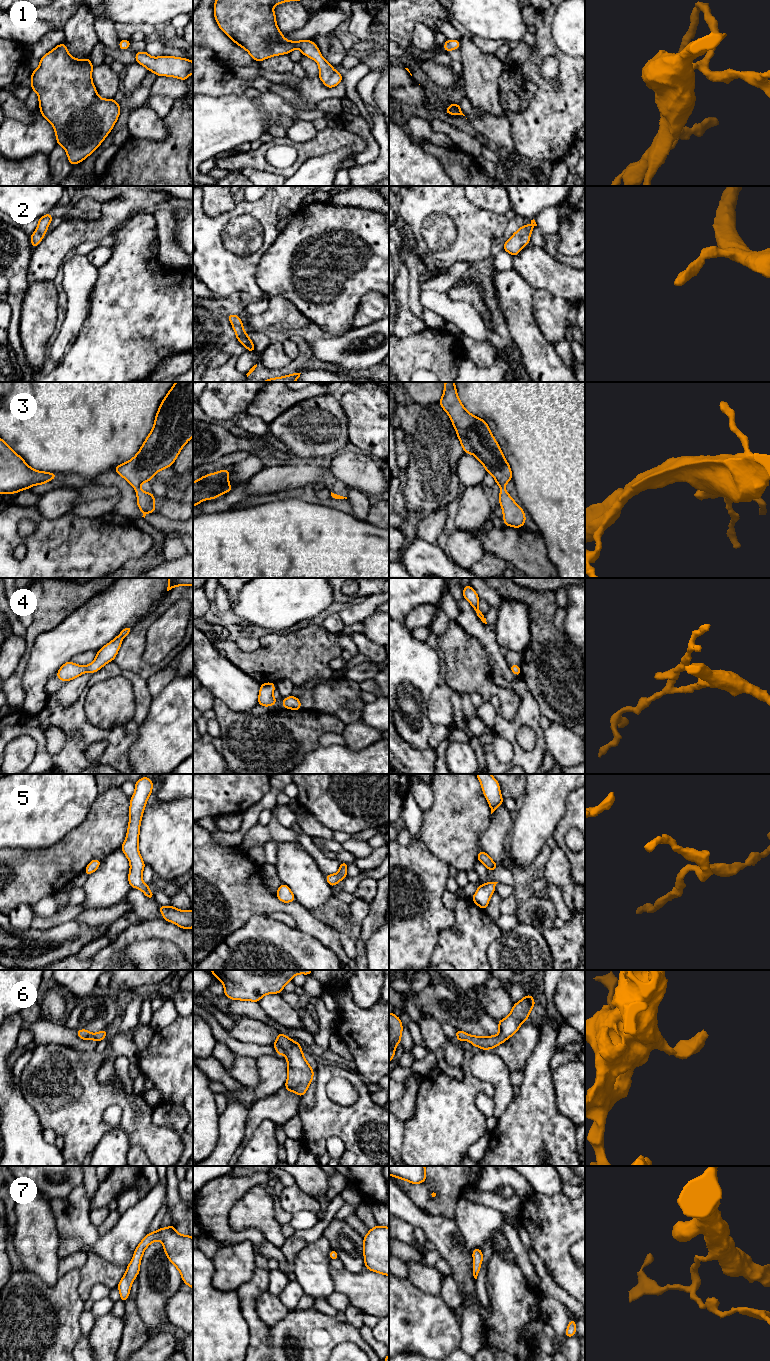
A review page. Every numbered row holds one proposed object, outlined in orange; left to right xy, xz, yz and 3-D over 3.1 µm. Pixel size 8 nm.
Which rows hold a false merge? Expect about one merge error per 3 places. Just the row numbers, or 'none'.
none

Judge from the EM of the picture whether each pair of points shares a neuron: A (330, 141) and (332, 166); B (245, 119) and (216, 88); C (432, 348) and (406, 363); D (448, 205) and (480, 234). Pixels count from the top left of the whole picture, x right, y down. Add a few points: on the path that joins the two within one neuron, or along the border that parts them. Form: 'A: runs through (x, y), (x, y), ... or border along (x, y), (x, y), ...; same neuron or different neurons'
A: border along (354, 152), (349, 146), (341, 146), (308, 158); different neurons
B: border along (243, 91), (218, 96), (203, 95); different neurons
C: runs through (426, 350), (418, 351), (412, 357); same neuron
D: runs through (456, 210), (472, 226); same neuron

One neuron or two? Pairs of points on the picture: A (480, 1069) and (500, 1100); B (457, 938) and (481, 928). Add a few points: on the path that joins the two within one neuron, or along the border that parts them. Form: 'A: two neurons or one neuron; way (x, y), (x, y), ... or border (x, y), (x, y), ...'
A: one neuron; way (489, 1074), (500, 1085), (500, 1091)
B: one neuron; way (463, 938), (467, 938), (475, 930)

